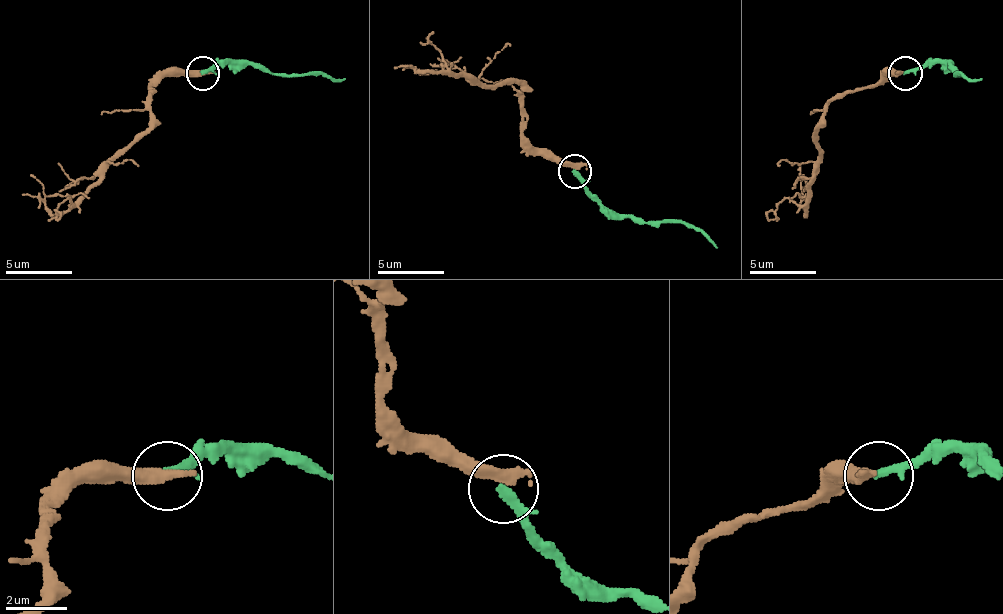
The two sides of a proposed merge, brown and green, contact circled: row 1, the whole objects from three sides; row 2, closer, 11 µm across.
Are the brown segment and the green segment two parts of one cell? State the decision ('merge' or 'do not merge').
do not merge

